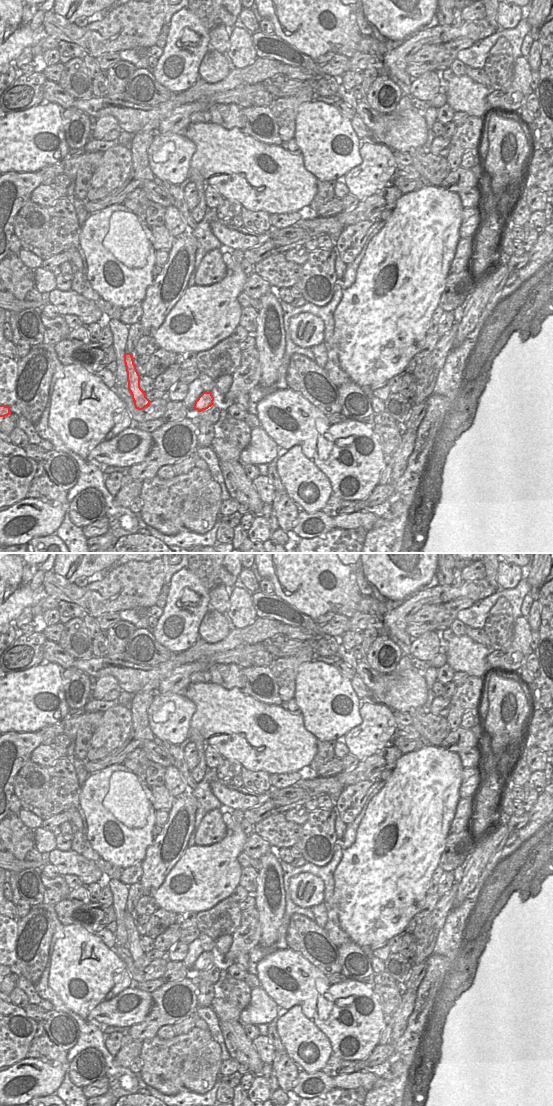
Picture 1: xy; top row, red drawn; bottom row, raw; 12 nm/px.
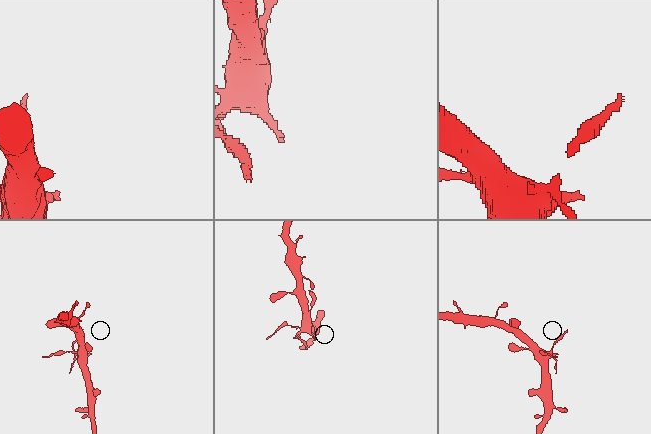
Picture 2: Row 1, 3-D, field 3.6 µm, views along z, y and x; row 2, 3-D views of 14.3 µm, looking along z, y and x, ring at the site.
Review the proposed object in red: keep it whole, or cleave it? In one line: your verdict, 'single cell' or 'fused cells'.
fused cells

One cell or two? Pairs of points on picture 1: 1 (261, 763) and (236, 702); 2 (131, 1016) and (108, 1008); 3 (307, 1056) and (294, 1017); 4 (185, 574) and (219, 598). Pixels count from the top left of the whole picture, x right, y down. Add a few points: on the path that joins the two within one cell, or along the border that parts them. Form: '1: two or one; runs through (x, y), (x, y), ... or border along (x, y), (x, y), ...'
1: one; runs through (250, 748), (236, 733), (236, 717)
2: one; runs through (125, 1014), (114, 1013)
3: one; runs through (307, 1046), (294, 1027)
4: two; border along (208, 590), (212, 608)

